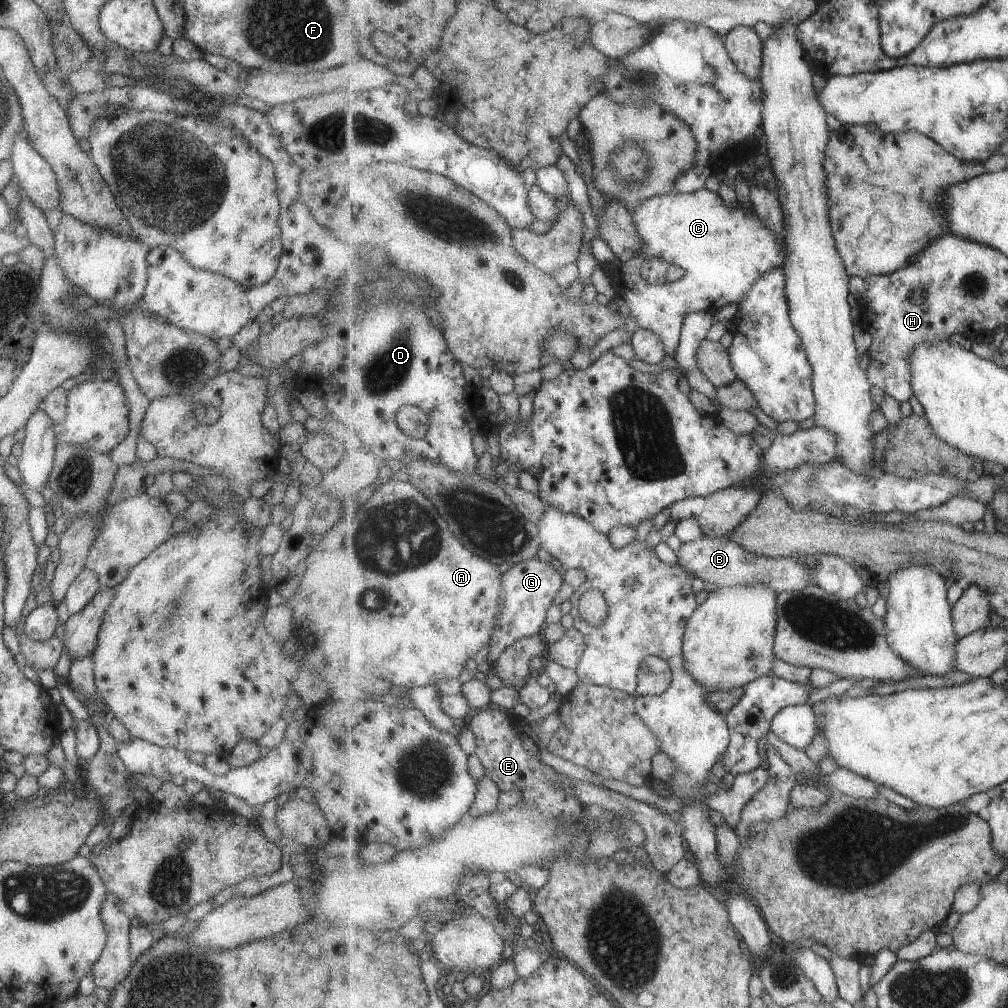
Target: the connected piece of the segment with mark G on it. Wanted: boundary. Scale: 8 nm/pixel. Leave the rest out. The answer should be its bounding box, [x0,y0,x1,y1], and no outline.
[490,558,566,665]

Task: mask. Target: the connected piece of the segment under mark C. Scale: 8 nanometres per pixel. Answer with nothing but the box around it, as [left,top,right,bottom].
[607,189,789,357]

